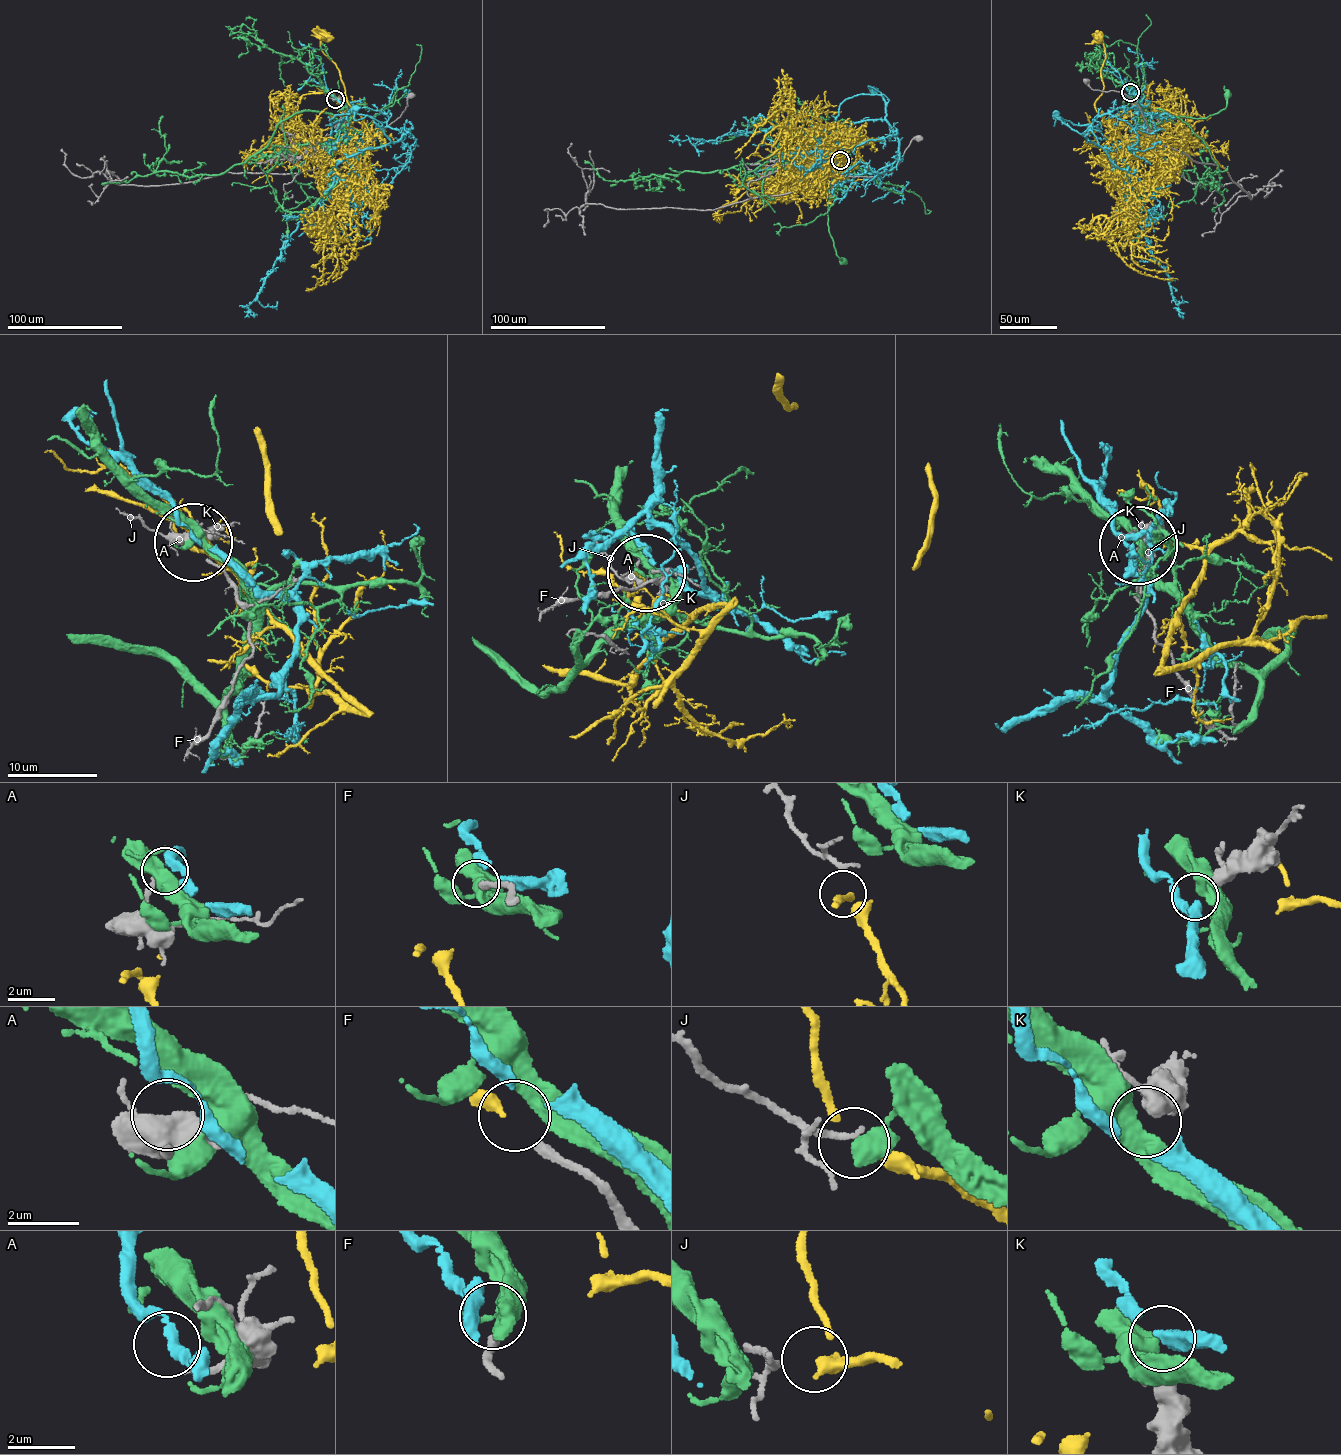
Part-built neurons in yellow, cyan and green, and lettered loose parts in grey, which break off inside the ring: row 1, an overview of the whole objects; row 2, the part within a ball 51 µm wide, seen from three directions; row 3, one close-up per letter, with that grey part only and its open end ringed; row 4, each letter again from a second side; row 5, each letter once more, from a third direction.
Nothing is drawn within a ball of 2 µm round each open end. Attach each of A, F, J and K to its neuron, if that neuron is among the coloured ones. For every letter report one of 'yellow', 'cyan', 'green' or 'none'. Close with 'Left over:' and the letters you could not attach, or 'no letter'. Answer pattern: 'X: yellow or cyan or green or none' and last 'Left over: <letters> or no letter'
A: none
F: none
J: yellow
K: cyan
Left over: A, F

